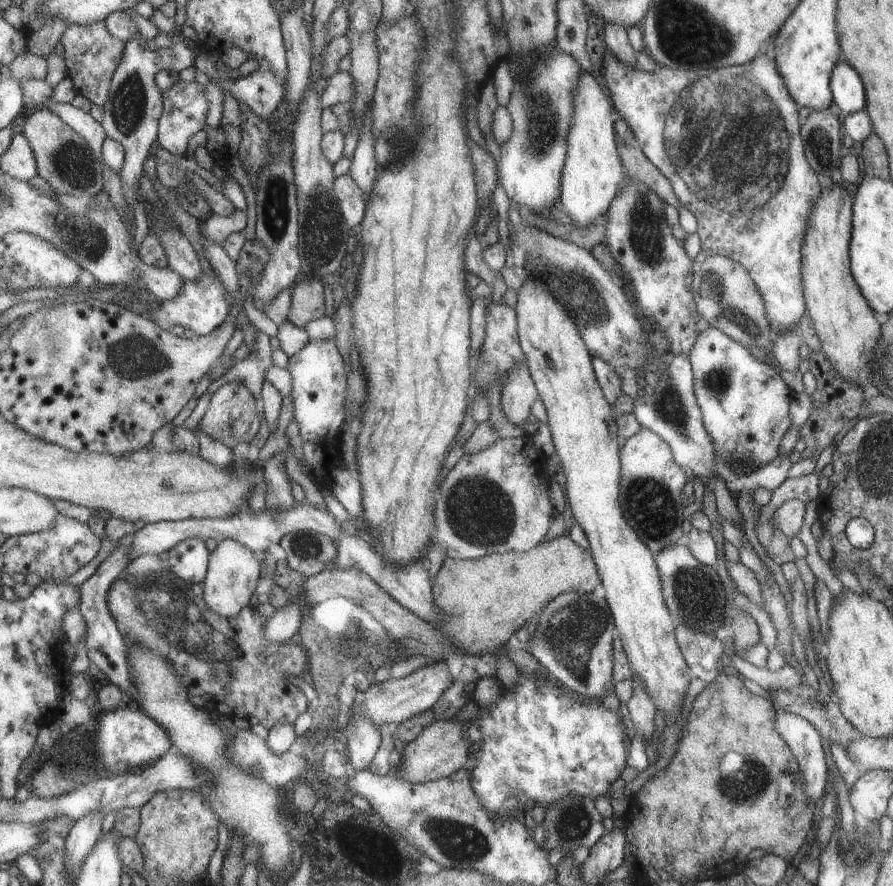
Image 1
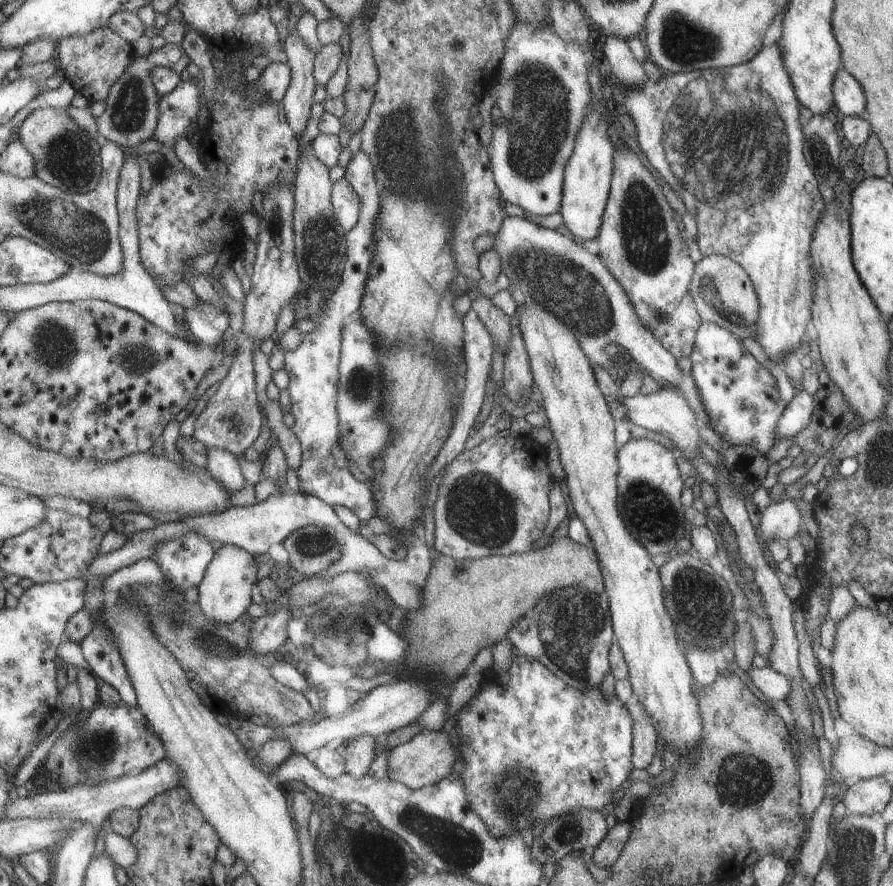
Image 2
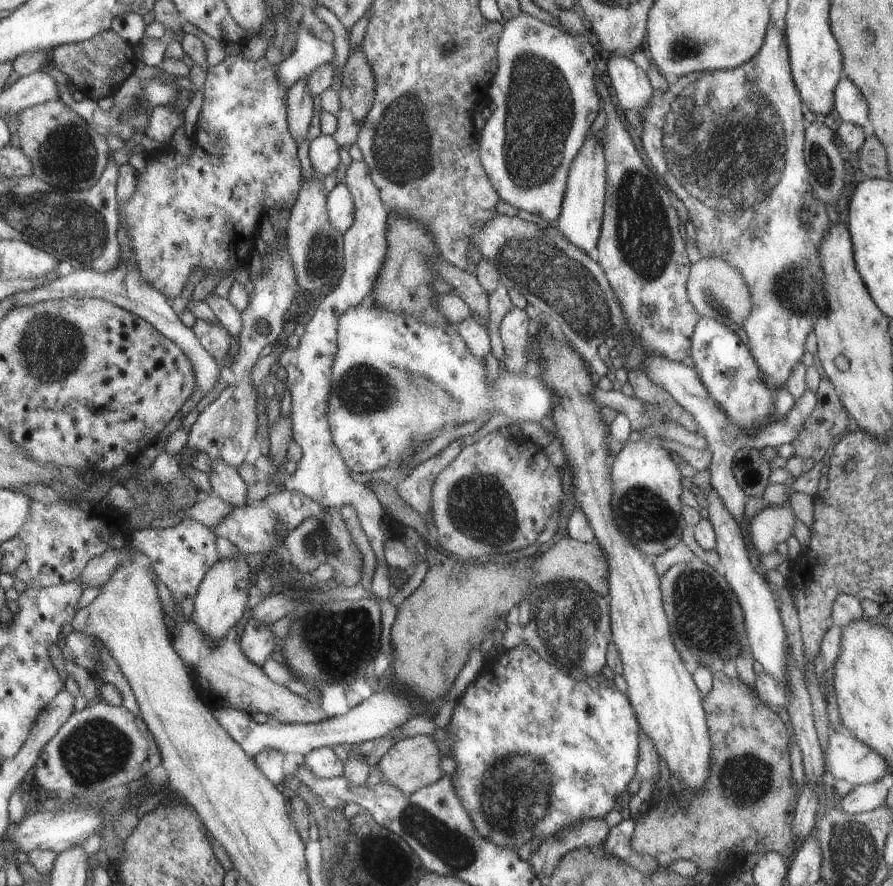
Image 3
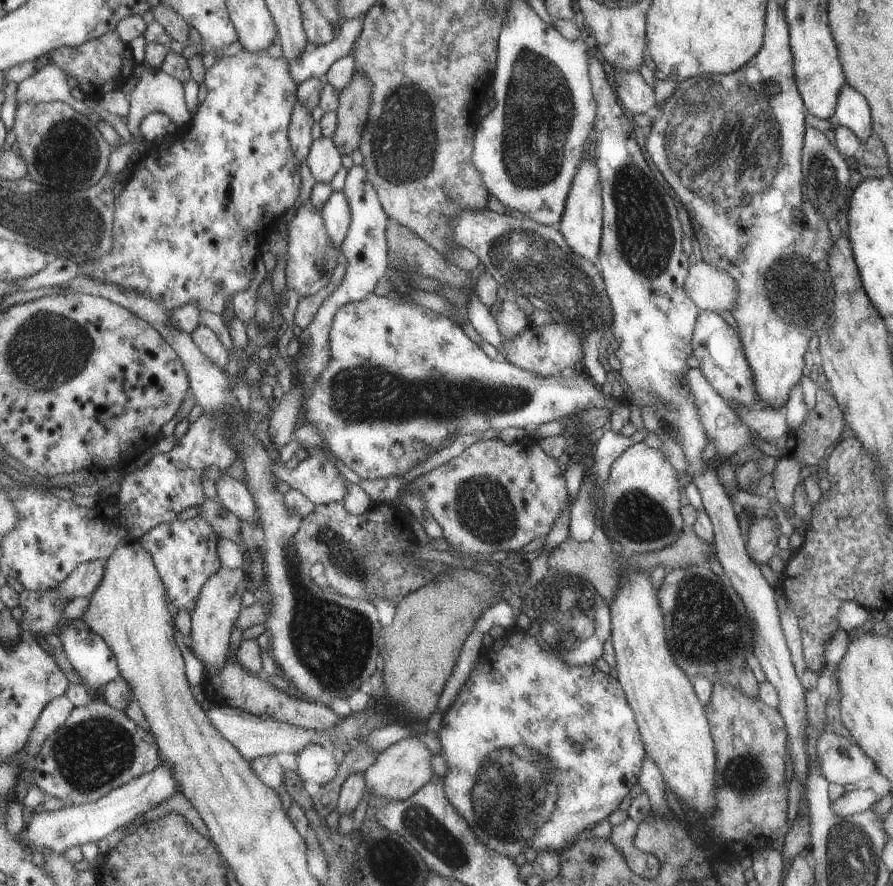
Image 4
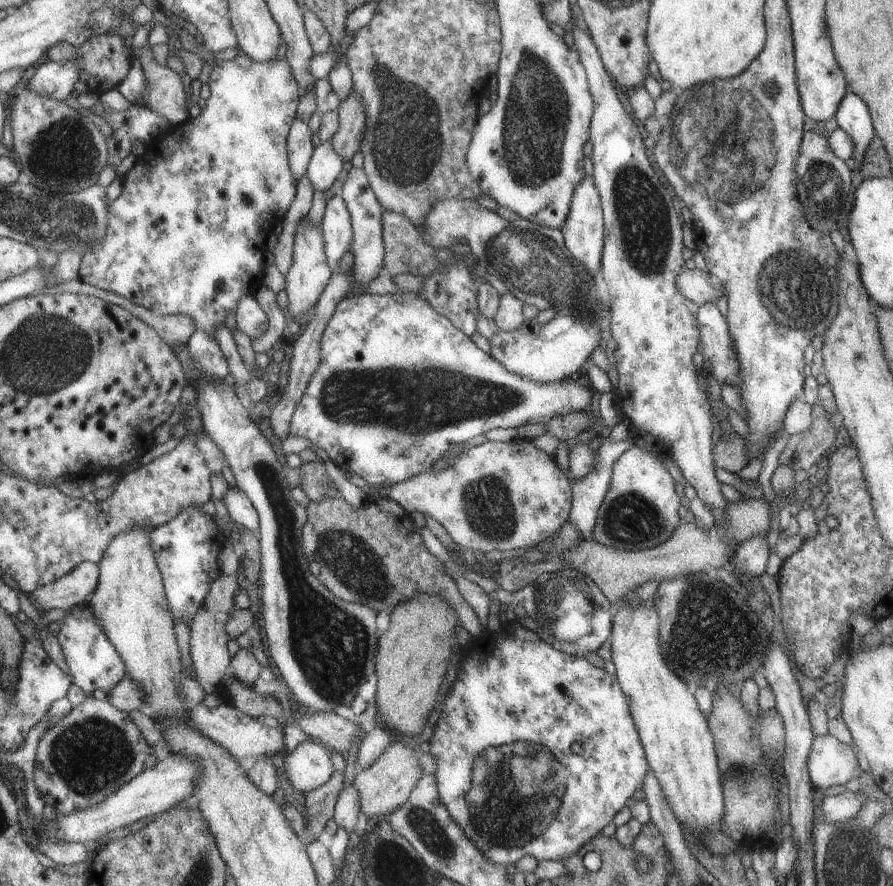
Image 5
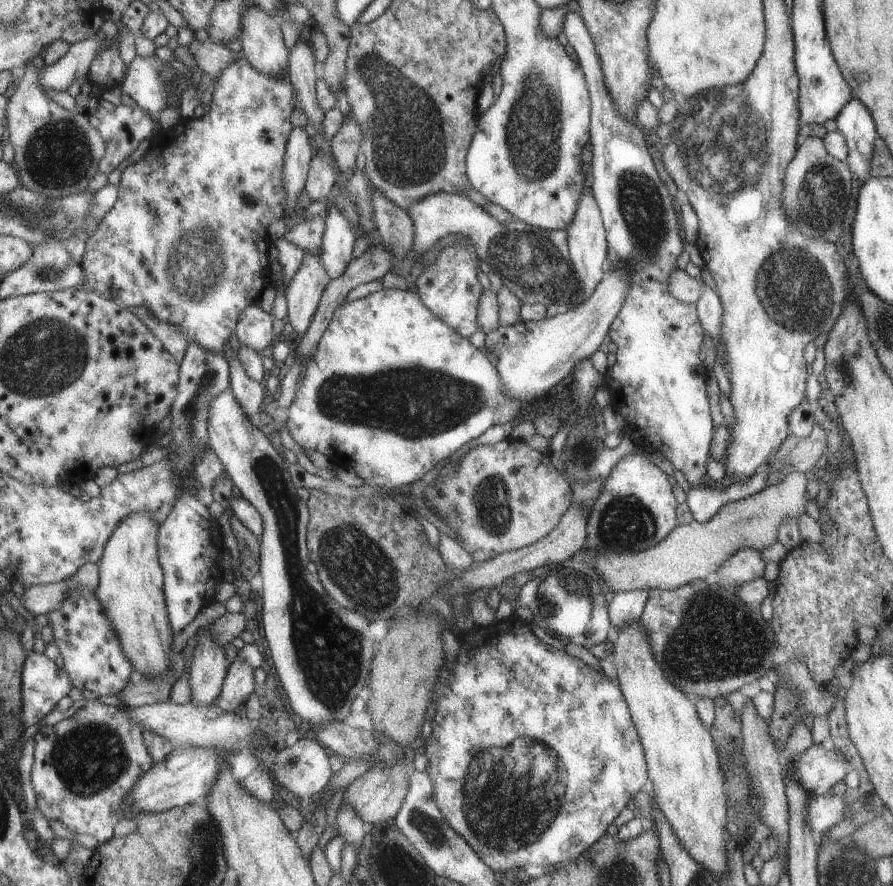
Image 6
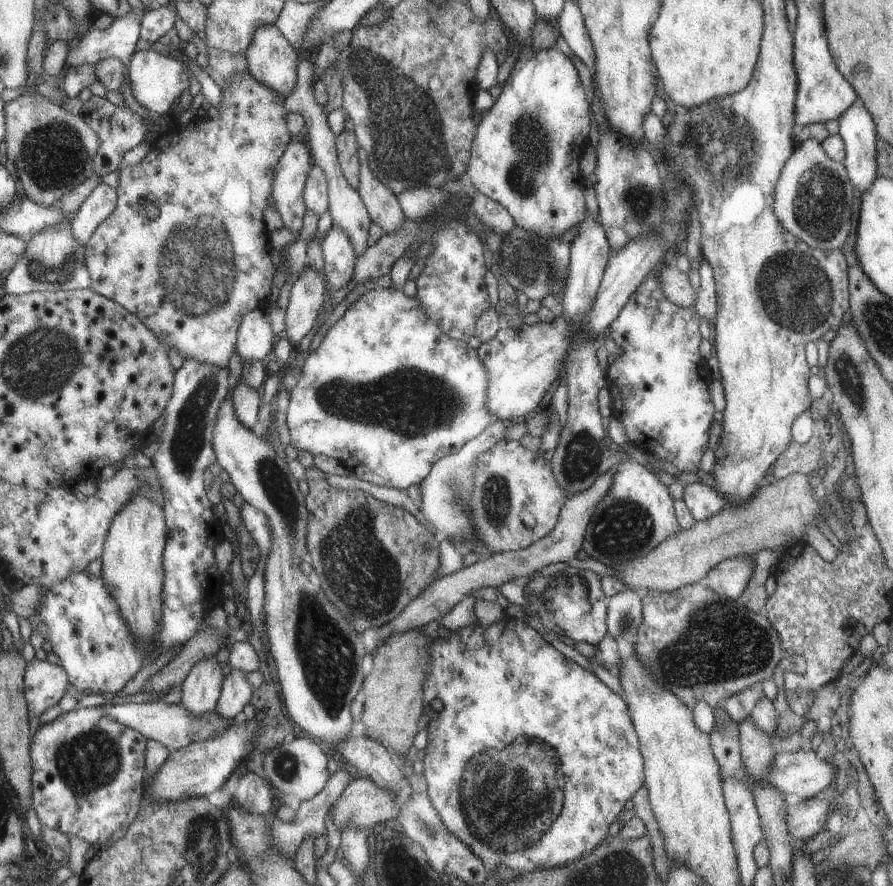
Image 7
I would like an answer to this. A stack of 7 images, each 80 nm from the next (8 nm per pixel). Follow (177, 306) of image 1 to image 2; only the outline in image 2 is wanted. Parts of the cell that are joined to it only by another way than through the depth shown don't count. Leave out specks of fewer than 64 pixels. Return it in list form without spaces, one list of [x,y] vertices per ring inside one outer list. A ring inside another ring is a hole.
[[[199,298],[194,308],[186,309],[184,320],[196,342],[211,348],[212,344],[223,343],[231,332],[226,312]]]

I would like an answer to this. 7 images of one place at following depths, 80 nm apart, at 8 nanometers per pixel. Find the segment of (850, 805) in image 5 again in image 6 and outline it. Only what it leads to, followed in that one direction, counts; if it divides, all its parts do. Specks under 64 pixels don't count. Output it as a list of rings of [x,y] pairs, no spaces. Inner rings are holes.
[[[823,794],[818,797],[811,797],[811,800],[804,809],[804,823],[807,823],[813,835],[818,837],[837,824],[837,822],[841,821],[845,810],[845,799],[843,796]]]

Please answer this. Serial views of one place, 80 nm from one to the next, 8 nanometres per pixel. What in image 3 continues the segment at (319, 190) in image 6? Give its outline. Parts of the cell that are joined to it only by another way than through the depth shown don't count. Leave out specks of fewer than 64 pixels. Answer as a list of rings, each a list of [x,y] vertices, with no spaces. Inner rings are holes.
[[[318,135],[309,142],[308,157],[315,174],[325,177],[339,164],[338,144],[332,135]]]

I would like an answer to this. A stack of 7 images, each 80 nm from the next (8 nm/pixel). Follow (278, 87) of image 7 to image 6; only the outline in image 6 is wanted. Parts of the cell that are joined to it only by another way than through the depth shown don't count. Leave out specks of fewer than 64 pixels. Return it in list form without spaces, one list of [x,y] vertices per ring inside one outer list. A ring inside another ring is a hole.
[[[247,5],[242,10],[242,31],[237,38],[242,46],[241,54],[251,66],[272,77],[287,75],[289,52],[283,45],[280,24],[275,16],[271,16],[257,5]]]

